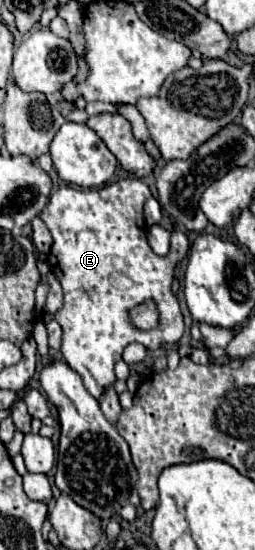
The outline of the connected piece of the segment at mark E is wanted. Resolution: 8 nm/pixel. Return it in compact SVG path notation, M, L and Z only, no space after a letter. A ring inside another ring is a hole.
M120 179L102 189L74 189L66 185L52 193L48 207L40 215L54 239L48 255L48 265L50 265L50 271L60 279L60 285L64 291L64 305L54 315L54 319L60 323L64 331L60 351L66 363L78 371L78 375L84 381L84 387L94 399L100 399L106 387L116 383L114 365L116 361L122 359L122 351L128 343L144 341L146 349L156 351L162 343L178 343L184 333L184 321L178 307L178 299L174 297L170 287L174 281L174 267L178 261L182 261L190 243L182 231L174 231L170 253L166 257L158 257L152 253L146 241L146 225L142 215L142 207L148 197L150 197L148 185L138 179ZM150 299L156 301L156 309L160 313L158 327L150 331L140 331L130 323L130 309Z

